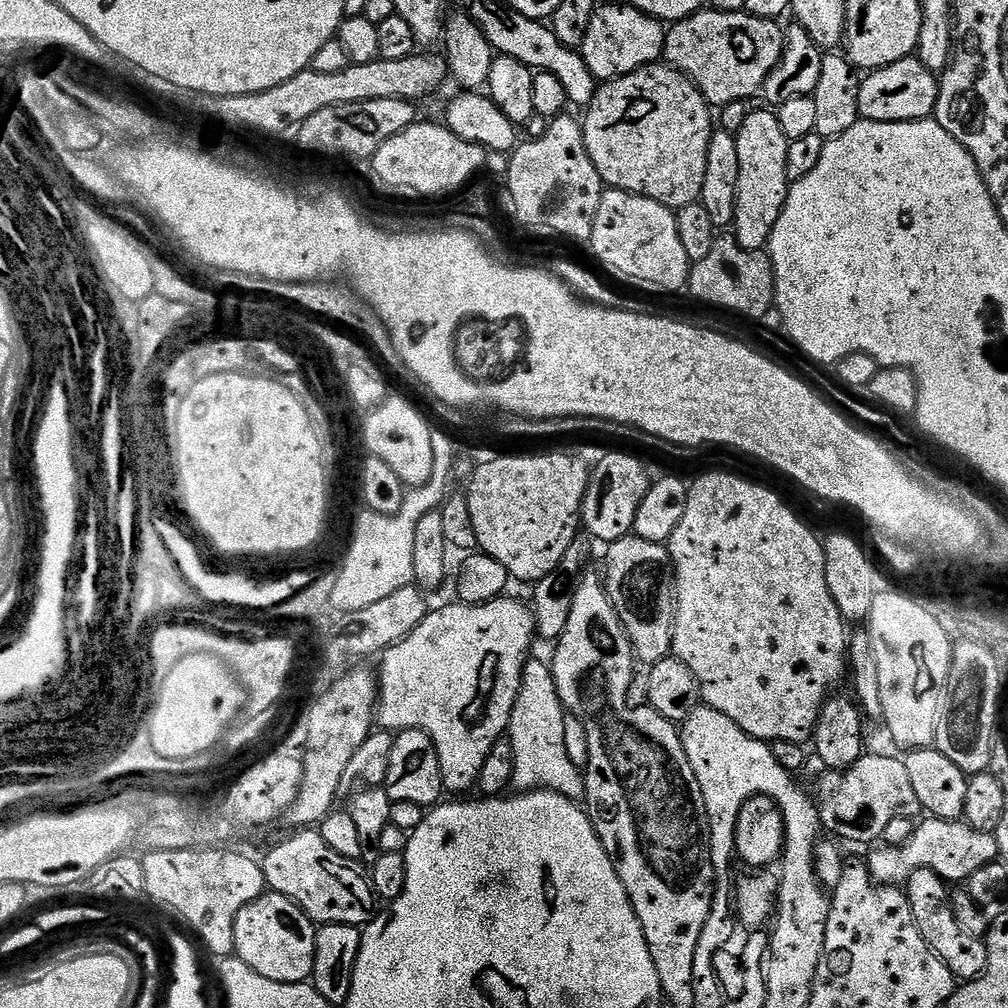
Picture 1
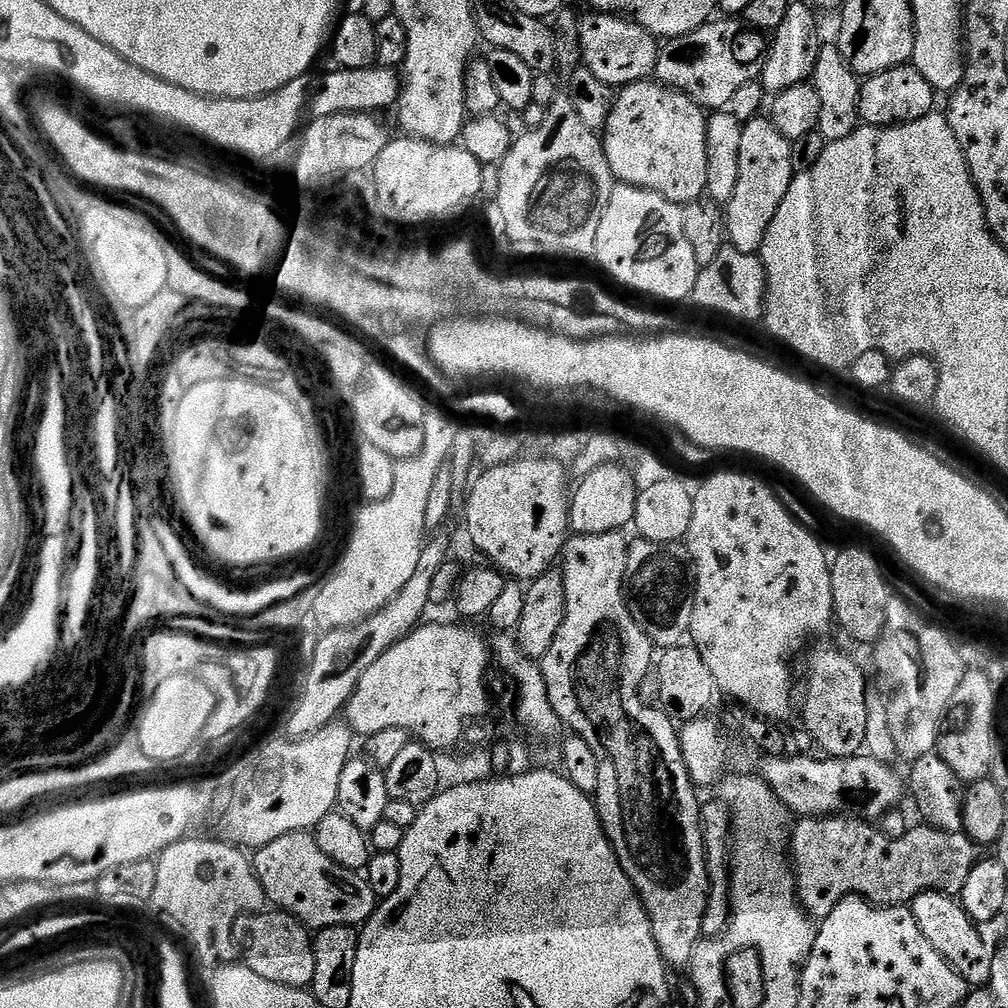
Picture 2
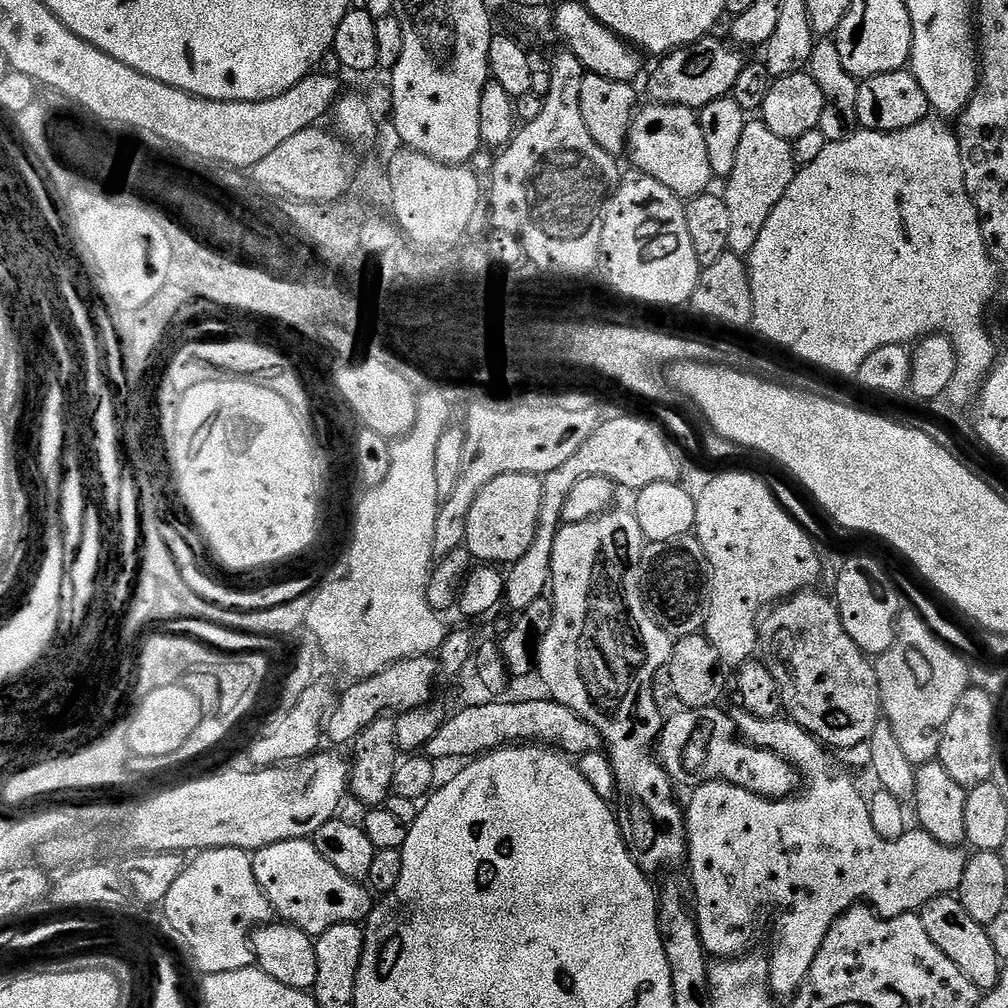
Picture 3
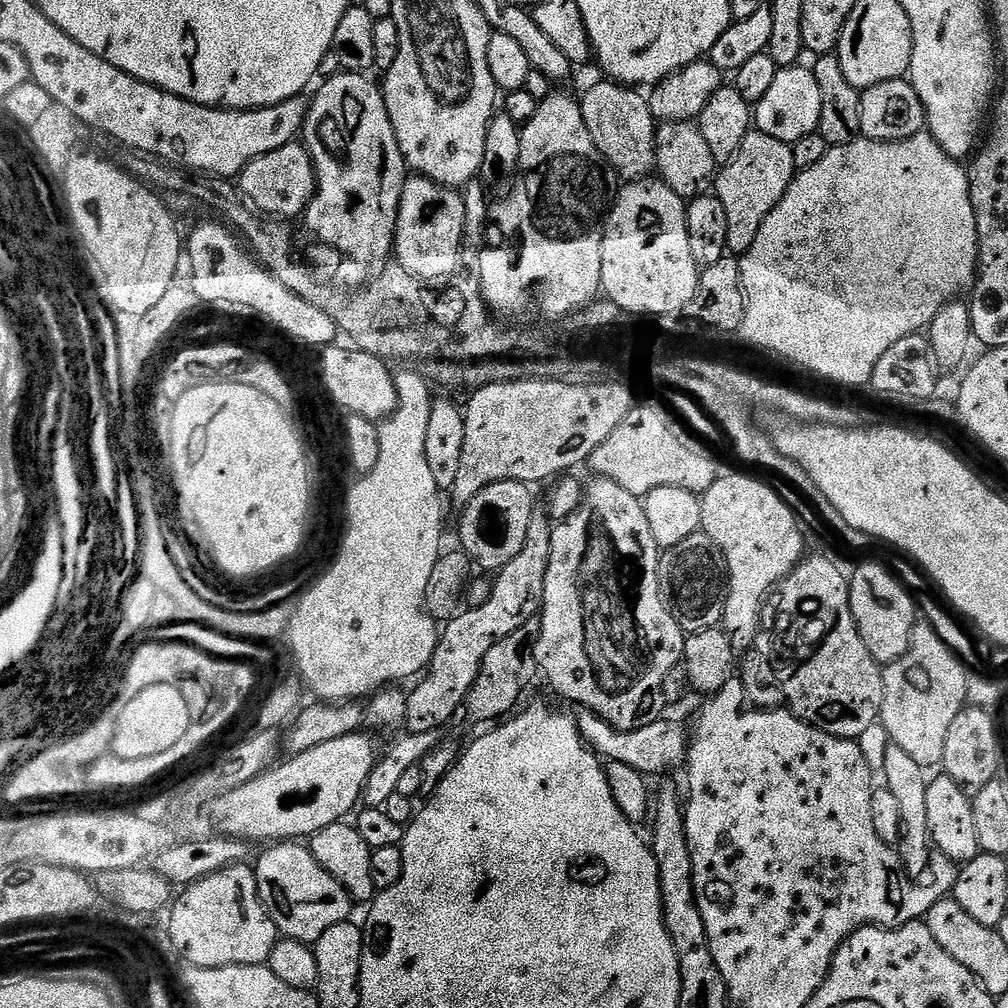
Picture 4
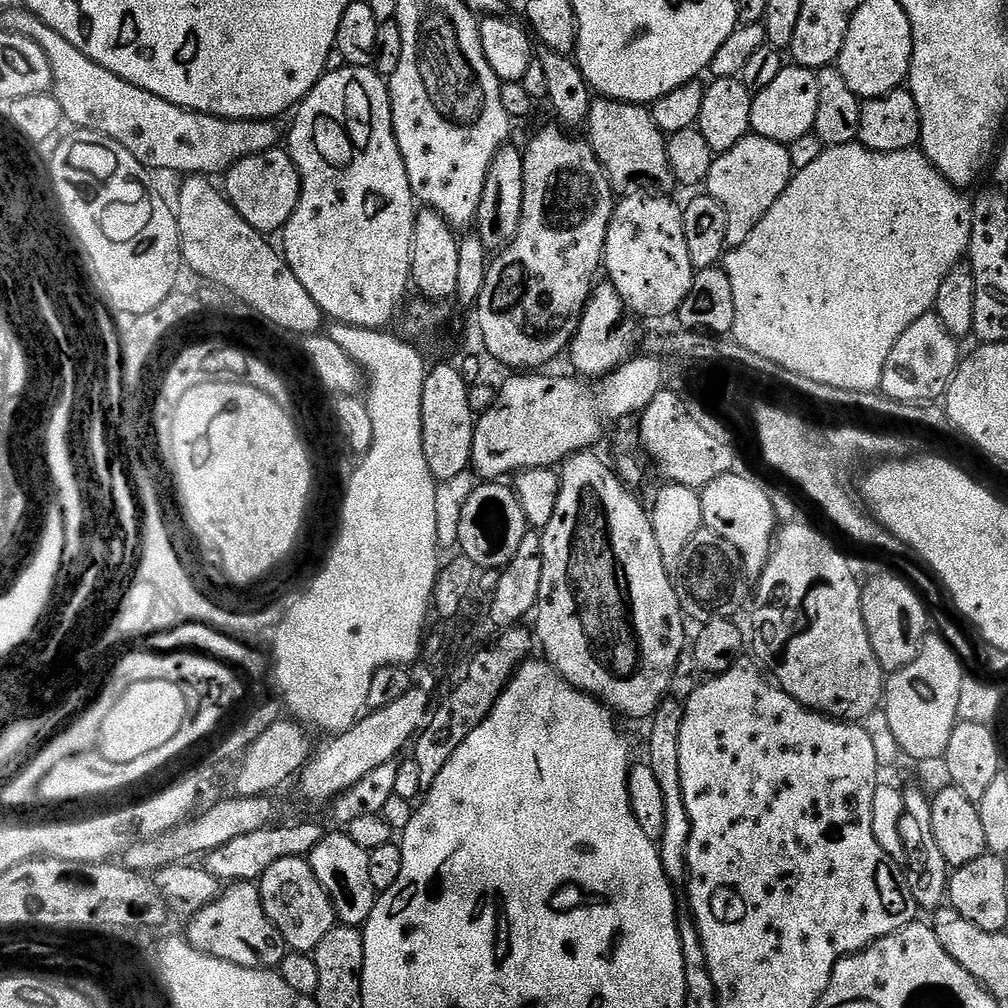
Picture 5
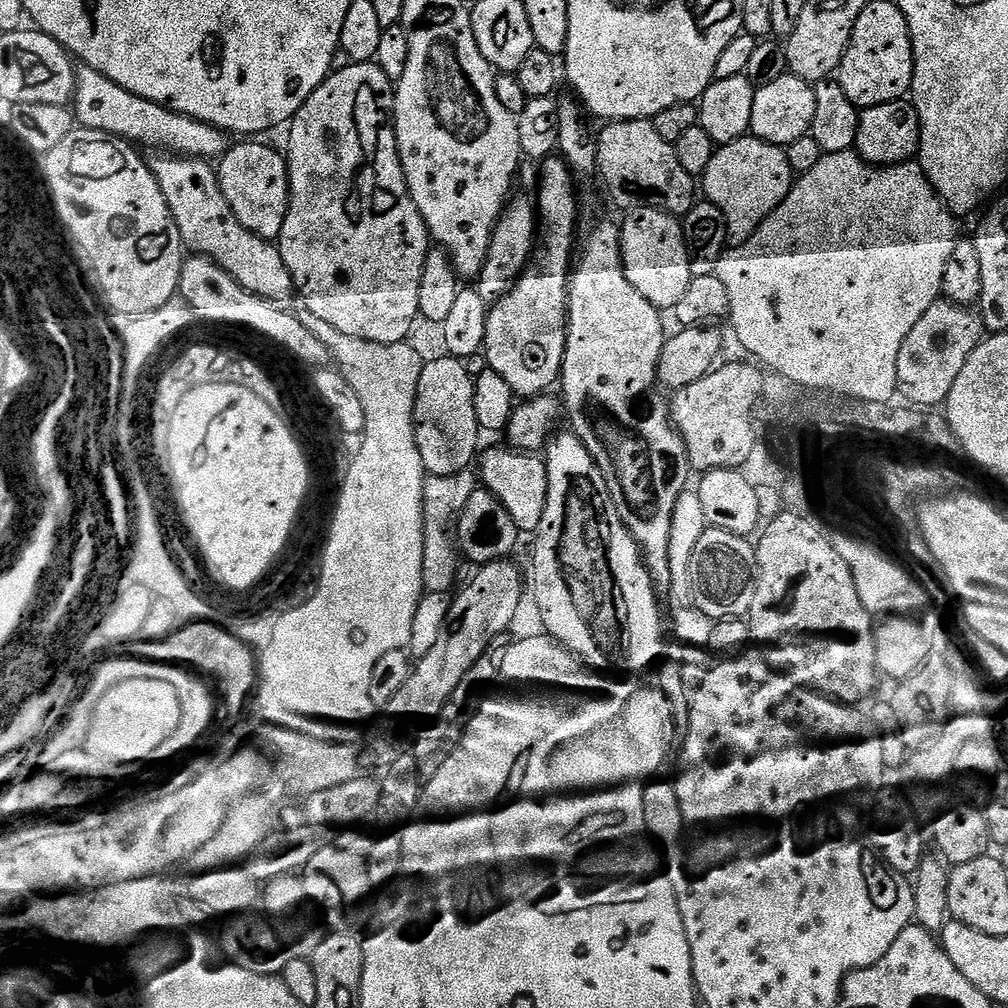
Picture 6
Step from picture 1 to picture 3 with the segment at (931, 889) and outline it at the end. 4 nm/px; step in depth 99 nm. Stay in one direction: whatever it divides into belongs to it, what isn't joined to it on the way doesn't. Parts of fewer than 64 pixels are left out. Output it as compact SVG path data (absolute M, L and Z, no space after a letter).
M955 895L939 896L930 898L918 913L922 926L926 926L926 934L930 934L930 942L966 974L974 982L974 986L979 988L981 993L987 994L992 991L992 987L1000 981L1002 962L996 953L994 942L988 936L988 929L985 925L974 922L970 914L966 914L966 906Z

